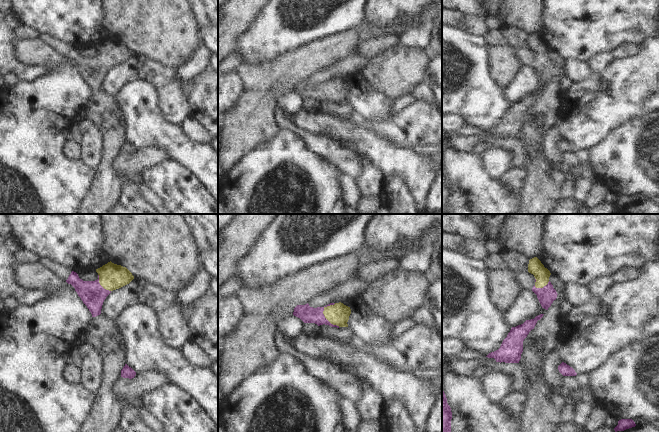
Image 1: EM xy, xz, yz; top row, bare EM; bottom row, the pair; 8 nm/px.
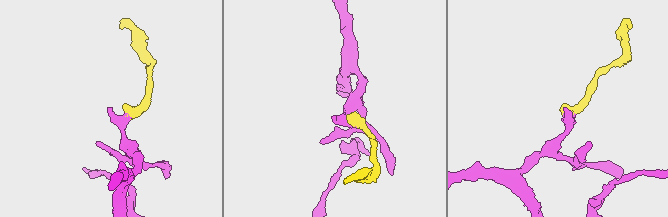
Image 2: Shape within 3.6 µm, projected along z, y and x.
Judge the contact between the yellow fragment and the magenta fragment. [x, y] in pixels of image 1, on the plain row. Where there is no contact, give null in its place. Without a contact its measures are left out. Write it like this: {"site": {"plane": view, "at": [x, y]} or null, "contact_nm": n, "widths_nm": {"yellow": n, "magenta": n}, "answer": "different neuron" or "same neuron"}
{"site": {"plane": "xz", "at": [327, 95]}, "contact_nm": 200, "widths_nm": {"yellow": 180, "magenta": 140}, "answer": "same neuron"}

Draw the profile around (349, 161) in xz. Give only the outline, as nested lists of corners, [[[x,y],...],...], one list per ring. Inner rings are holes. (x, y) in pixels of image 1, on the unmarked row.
[[[280,107],[276,109],[275,114],[279,126],[298,135],[310,151],[318,154],[325,161],[330,161],[349,175],[358,177],[363,174],[363,160],[357,152],[344,149],[339,142],[328,136],[297,127],[293,115],[284,112]]]

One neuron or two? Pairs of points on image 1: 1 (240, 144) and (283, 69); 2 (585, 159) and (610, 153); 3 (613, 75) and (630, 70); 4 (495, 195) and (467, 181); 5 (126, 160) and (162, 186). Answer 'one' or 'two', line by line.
1: one
2: two
3: one
4: one
5: two

